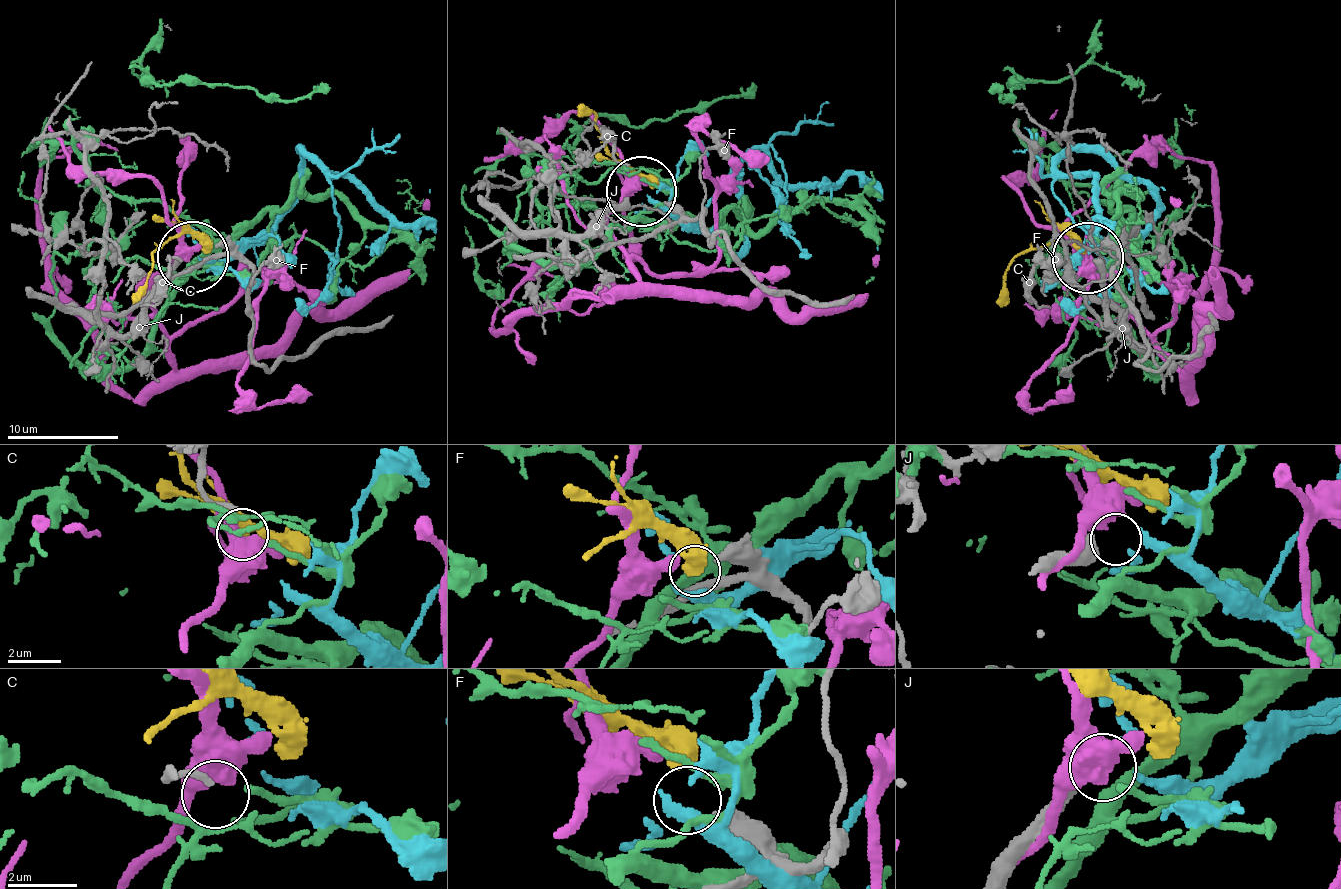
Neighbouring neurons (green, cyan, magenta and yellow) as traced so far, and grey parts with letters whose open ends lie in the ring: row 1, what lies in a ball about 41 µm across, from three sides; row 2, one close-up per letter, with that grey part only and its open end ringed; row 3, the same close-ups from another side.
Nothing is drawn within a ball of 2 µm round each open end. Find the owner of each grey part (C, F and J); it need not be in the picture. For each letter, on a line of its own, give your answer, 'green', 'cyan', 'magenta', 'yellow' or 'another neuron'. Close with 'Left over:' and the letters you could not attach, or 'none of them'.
C: green
F: yellow
J: cyan
Left over: none of them

